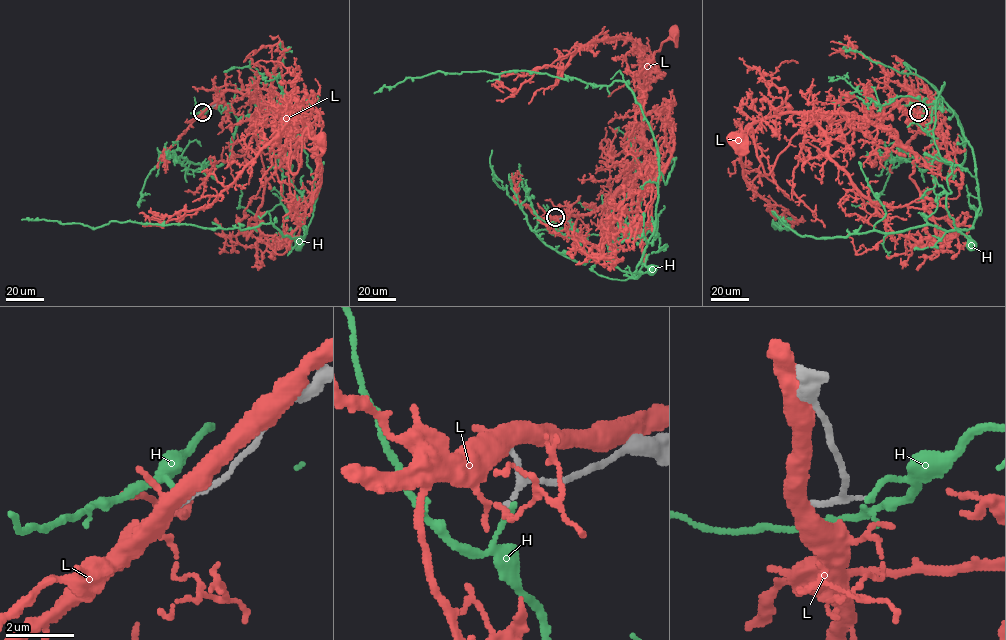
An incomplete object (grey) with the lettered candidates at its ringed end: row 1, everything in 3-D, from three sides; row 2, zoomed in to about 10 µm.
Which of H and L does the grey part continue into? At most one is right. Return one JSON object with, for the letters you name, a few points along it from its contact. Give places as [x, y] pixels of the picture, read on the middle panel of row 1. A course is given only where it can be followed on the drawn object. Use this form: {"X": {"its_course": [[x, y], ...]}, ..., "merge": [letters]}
{"merge": []}

